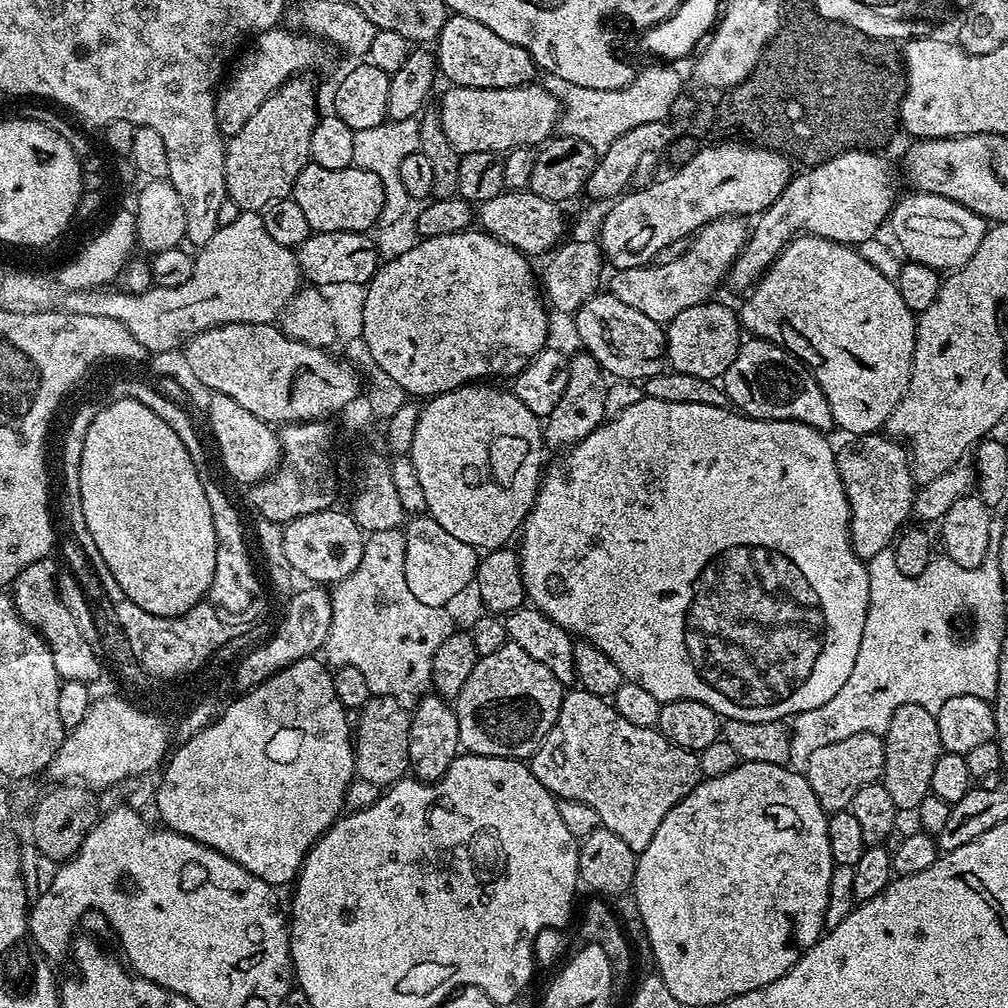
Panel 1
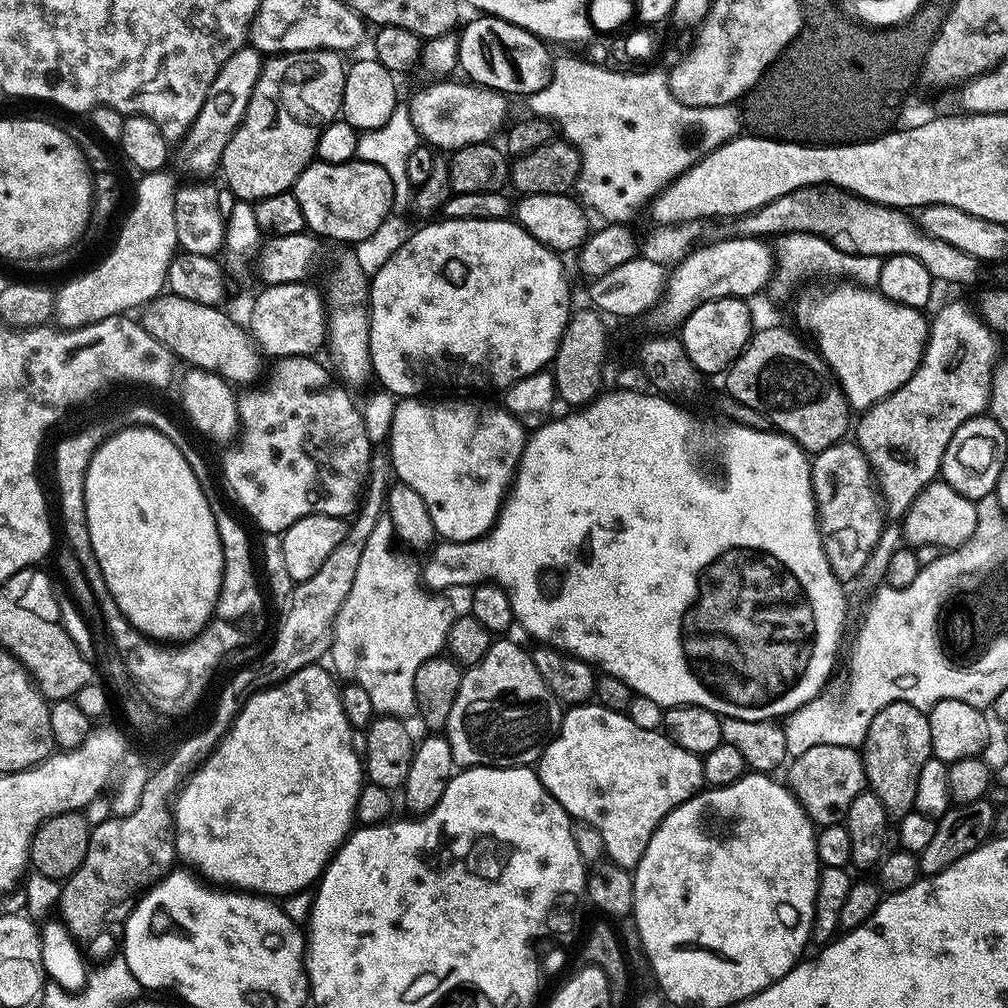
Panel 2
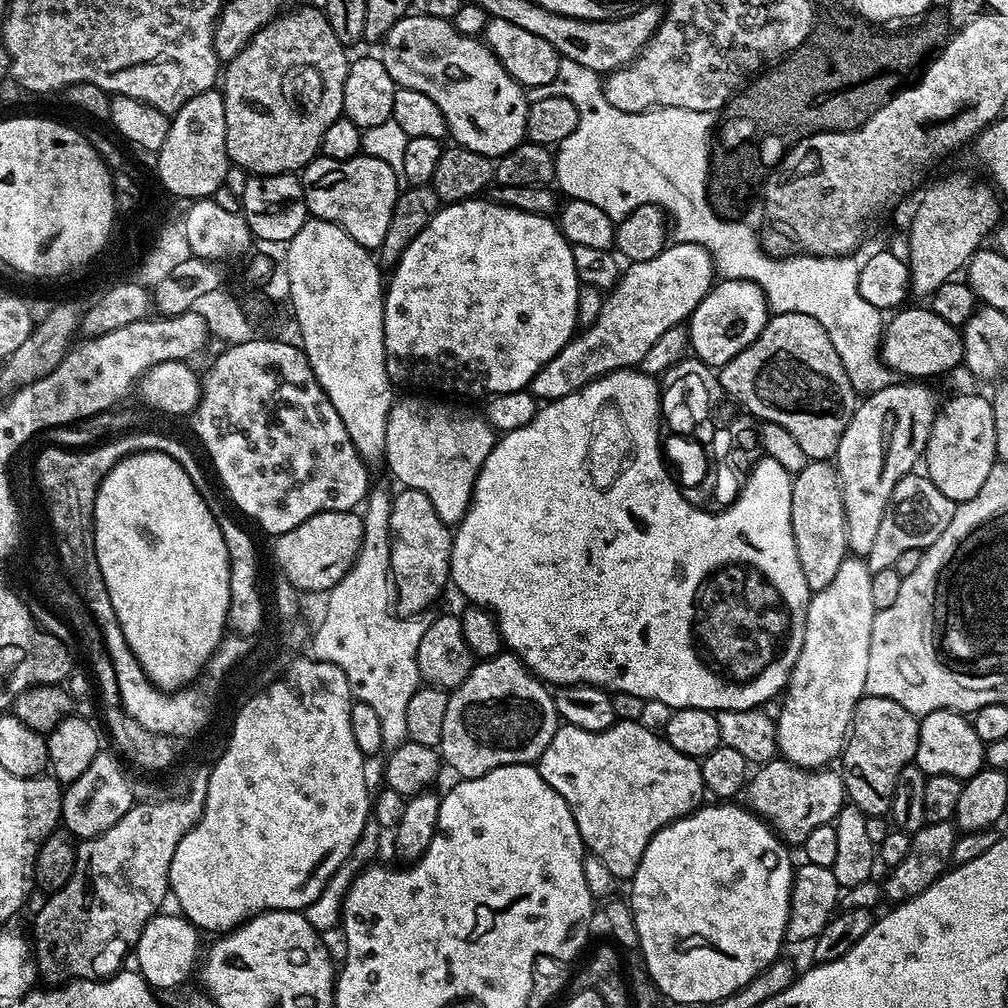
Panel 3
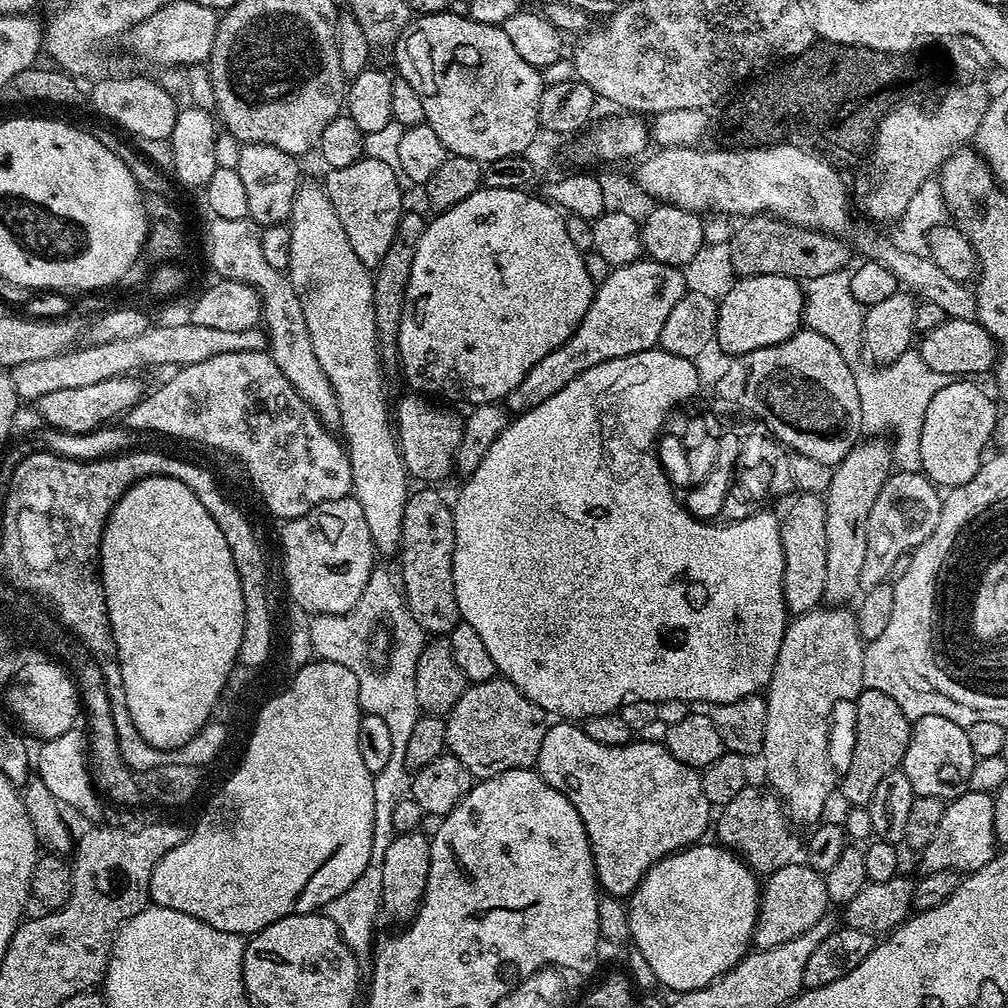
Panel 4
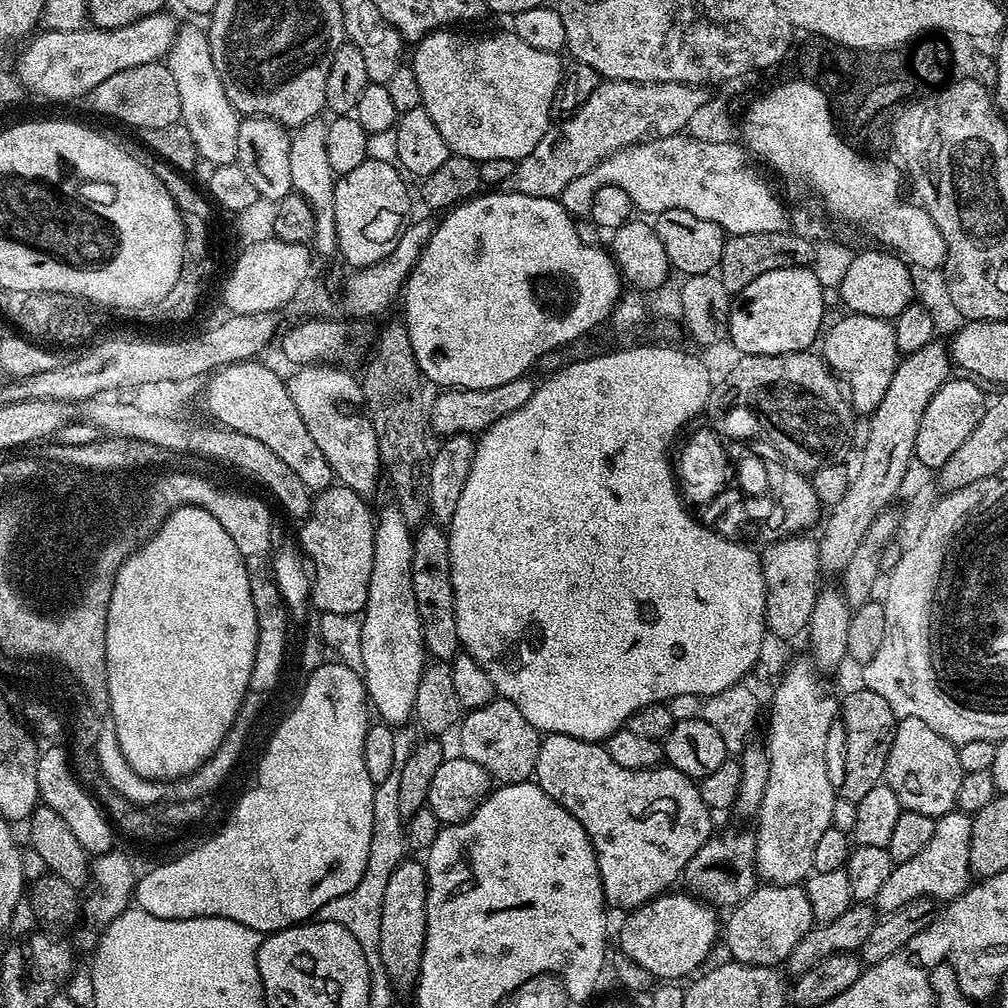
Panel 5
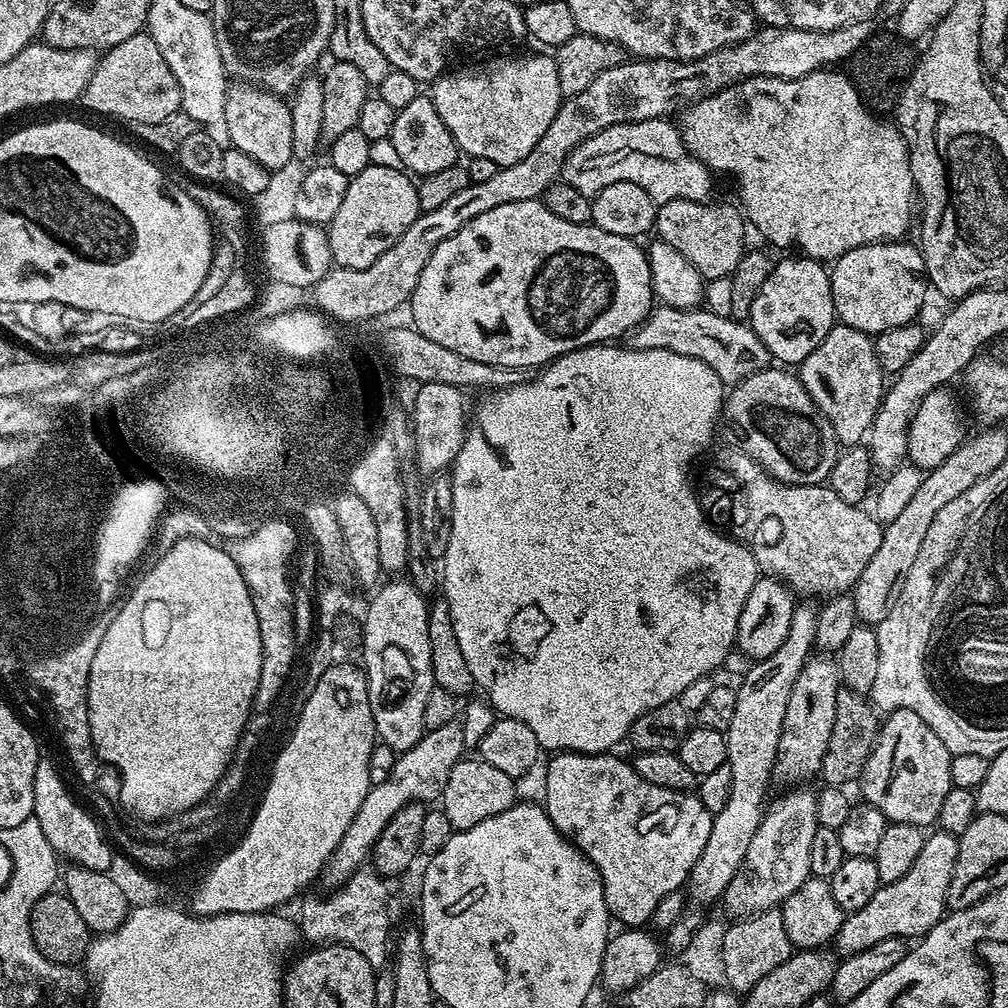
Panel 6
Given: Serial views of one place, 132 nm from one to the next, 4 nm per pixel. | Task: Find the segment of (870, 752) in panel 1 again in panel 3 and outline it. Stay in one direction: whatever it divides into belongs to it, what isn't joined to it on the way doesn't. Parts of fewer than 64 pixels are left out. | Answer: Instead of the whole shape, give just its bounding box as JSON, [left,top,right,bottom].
[746,758,846,846]

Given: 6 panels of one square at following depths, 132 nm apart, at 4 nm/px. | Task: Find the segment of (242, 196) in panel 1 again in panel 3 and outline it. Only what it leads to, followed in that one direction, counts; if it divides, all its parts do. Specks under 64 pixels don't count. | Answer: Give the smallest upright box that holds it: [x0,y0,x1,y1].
[222,7,350,176]

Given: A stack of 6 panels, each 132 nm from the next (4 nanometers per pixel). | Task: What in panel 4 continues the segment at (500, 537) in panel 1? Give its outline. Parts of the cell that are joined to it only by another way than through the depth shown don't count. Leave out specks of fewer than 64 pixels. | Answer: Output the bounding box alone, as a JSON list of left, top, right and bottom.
[394,394,464,482]

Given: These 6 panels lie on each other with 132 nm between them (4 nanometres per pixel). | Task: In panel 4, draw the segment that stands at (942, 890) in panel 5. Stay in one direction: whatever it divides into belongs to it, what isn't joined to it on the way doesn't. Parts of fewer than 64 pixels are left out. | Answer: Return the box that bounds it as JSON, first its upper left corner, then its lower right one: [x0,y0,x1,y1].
[919,791,997,874]

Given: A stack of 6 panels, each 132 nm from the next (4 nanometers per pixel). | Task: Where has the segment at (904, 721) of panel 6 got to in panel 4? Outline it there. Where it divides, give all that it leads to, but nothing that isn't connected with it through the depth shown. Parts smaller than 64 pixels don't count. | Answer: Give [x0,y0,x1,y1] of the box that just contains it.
[902,714,976,802]

